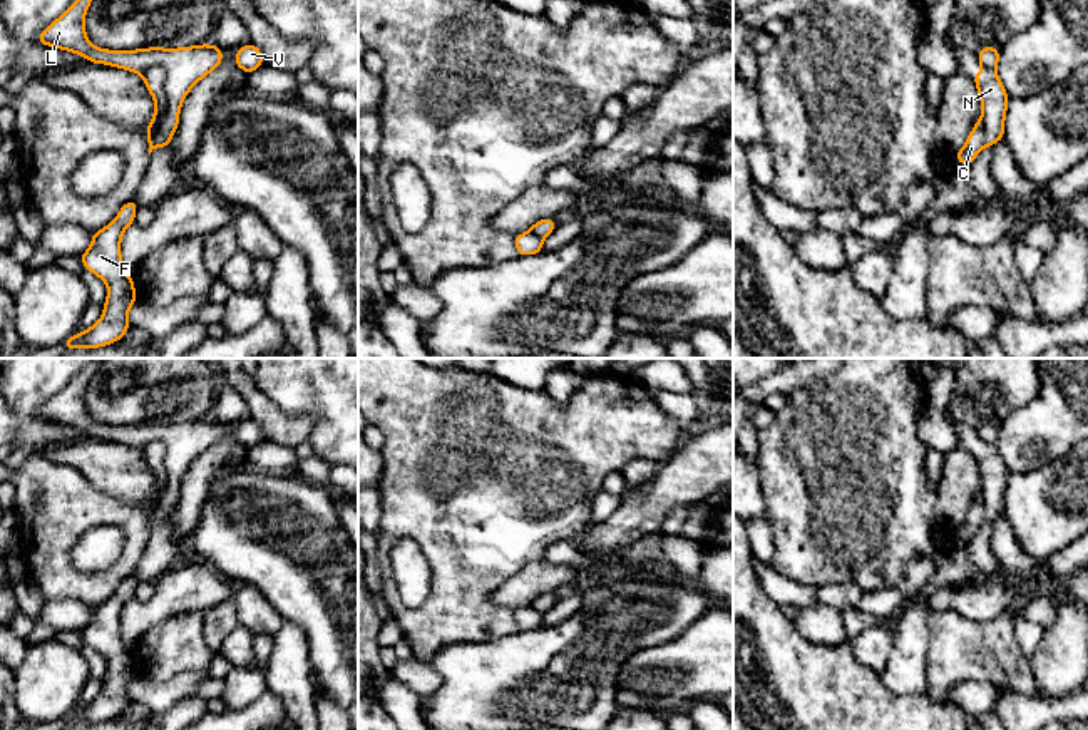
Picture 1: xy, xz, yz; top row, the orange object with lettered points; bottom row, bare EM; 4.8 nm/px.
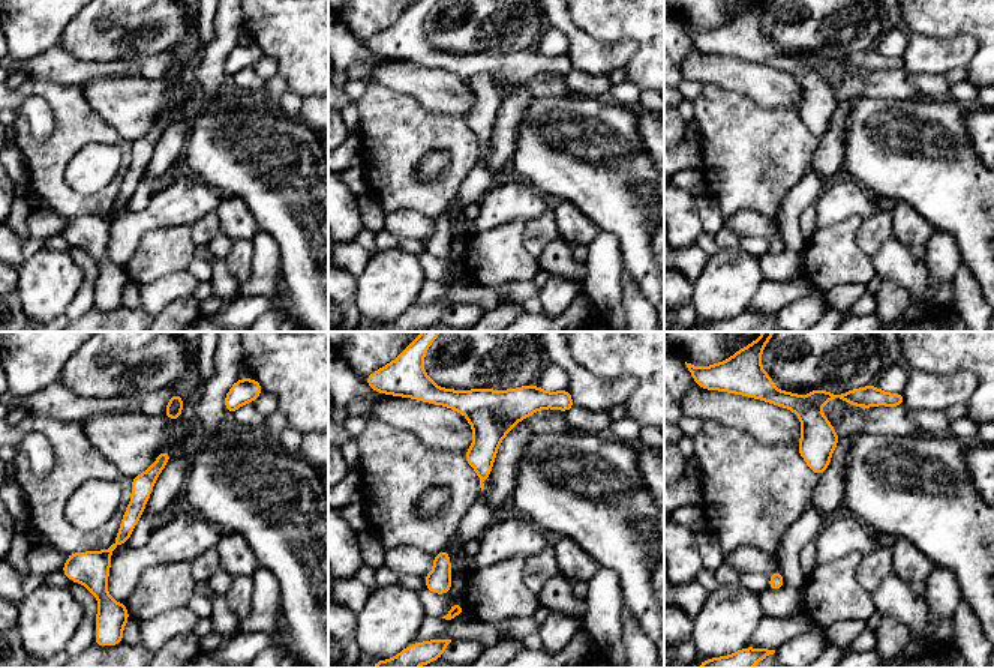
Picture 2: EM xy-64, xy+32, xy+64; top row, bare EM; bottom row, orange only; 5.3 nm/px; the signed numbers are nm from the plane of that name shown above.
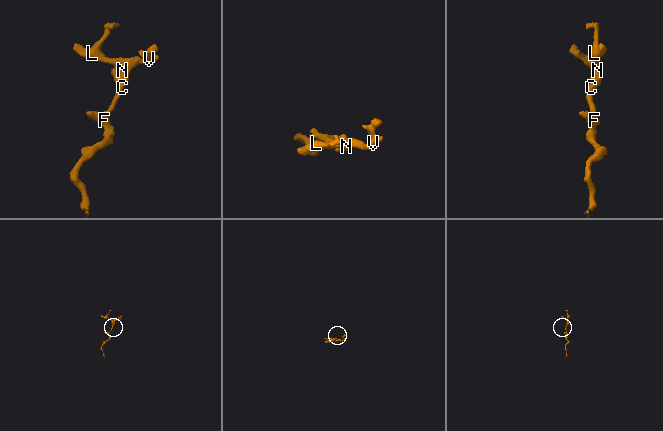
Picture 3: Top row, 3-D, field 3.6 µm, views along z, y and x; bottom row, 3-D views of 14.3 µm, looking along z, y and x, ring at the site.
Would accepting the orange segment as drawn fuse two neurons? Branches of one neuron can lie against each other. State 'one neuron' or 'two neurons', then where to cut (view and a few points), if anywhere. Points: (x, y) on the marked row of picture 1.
two neurons | xy (159, 66), (164, 76), (166, 111), (159, 128), (148, 138)

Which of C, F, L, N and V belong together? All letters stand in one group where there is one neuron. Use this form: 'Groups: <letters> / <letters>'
Groups: C F L V / N

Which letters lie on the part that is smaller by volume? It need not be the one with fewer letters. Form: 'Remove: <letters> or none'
Remove: N

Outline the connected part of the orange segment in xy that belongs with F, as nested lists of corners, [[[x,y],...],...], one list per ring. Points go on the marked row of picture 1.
[[[131,198],[117,218],[100,231],[92,233],[92,246],[79,254],[84,270],[105,281],[109,295],[104,301],[102,318],[80,335],[64,342],[65,352],[85,347],[99,348],[119,342],[129,330],[127,311],[137,300],[134,278],[124,271],[121,260],[121,238],[127,226],[134,224],[137,204]]]

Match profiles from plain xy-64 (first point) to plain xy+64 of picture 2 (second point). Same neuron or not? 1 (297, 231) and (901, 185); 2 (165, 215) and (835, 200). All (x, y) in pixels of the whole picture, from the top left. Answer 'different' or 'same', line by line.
1: same
2: same

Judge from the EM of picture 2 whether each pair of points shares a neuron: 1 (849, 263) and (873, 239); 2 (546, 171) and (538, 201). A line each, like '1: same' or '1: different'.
1: different
2: different

